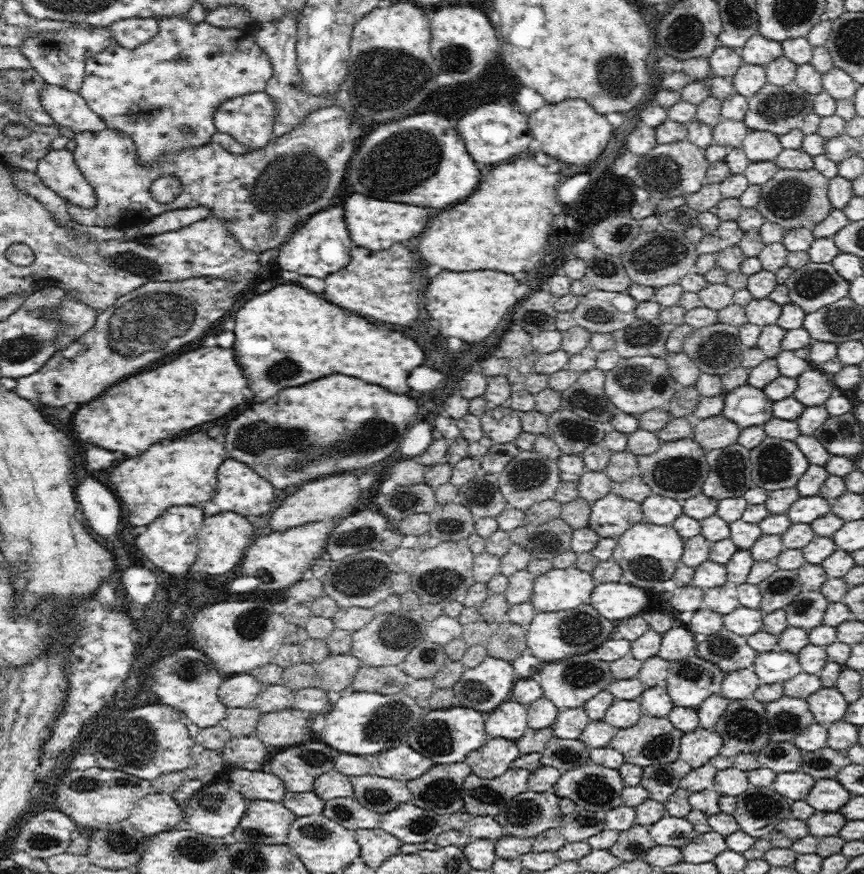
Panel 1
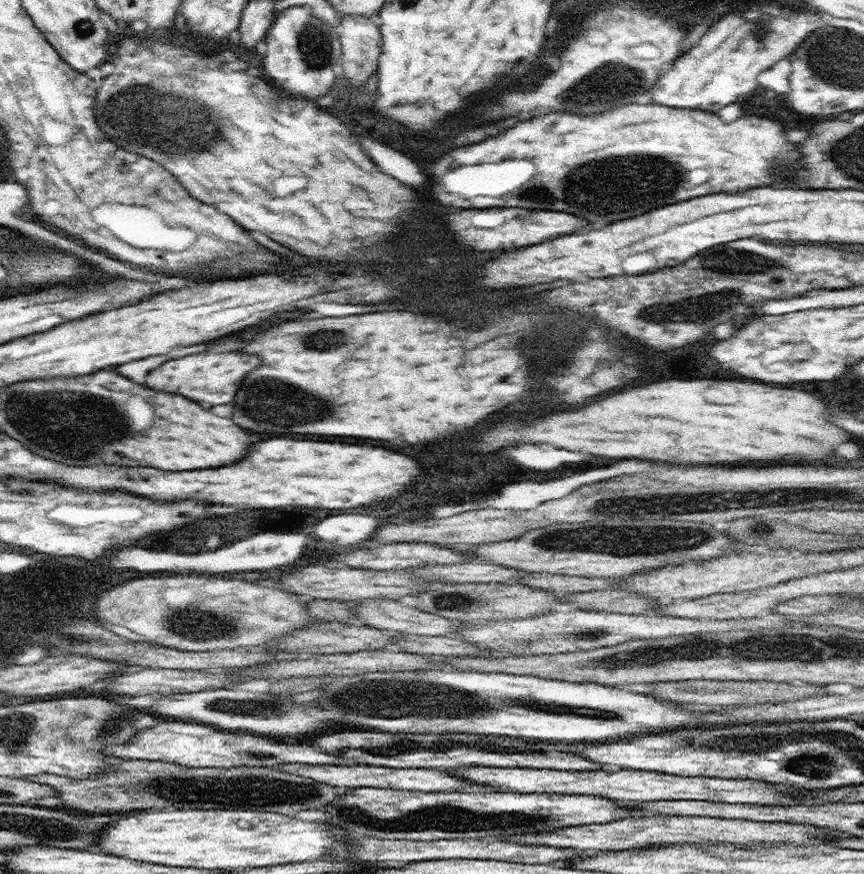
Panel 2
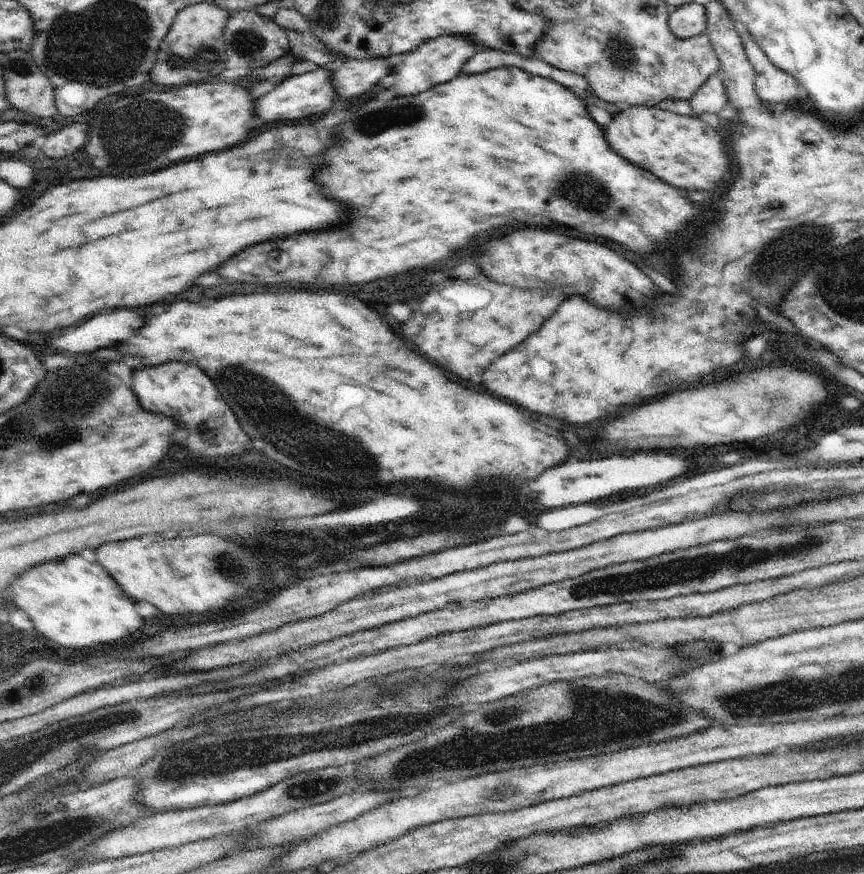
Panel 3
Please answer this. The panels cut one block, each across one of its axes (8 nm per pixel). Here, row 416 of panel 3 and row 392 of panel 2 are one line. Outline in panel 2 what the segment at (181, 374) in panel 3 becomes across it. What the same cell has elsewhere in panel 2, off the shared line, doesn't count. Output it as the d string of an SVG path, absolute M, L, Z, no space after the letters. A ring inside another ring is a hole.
M216 352L216 354L192 354L178 360L168 360L160 366L160 370L152 370L146 378L146 386L162 392L178 392L186 398L192 396L194 402L198 402L202 408L210 408L216 404L230 404L236 396L238 386L242 384L244 376L252 372L260 364L258 356L250 354L230 354L230 352Z

